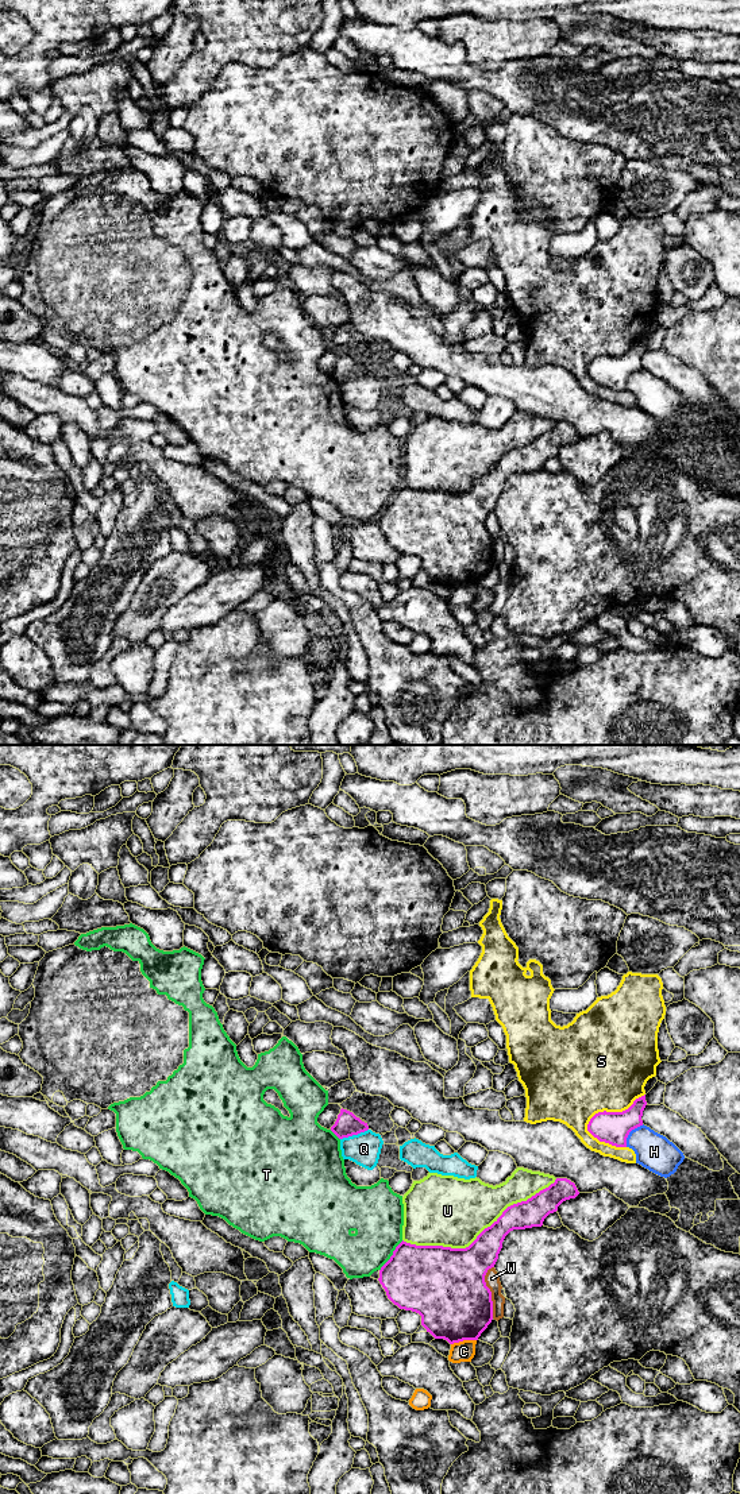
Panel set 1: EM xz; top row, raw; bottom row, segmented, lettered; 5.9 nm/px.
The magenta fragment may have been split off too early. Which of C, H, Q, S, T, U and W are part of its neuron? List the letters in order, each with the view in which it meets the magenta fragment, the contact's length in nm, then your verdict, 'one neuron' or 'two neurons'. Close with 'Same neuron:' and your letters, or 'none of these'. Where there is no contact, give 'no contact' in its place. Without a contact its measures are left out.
C: xz | 160 nm | two neurons
H: xz | 170 nm | two neurons
Q: xz | 180 nm | two neurons
S: xz | 420 nm | two neurons
T: xz | 240 nm | two neurons
U: xz | 1000 nm | two neurons
W: xz | 320 nm | two neurons
Same neuron: none of these

